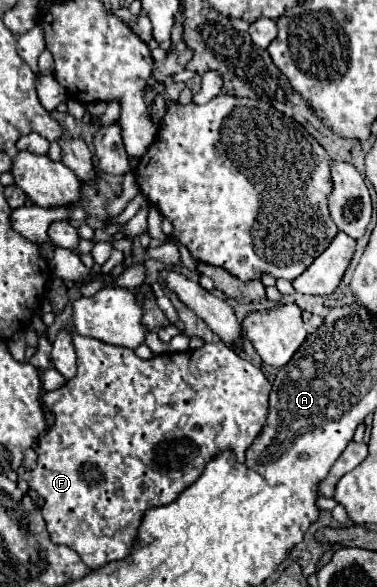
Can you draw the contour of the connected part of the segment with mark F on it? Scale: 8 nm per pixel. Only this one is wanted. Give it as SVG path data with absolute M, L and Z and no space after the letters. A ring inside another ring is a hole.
M74 334L74 348L78 354L78 370L76 376L66 380L64 386L60 386L58 390L52 392L44 392L42 394L42 402L46 404L46 408L50 412L54 412L56 422L54 426L40 438L36 454L38 454L38 464L32 470L32 478L28 482L28 486L32 490L36 490L42 498L44 498L44 506L40 508L46 526L48 526L48 534L52 538L54 544L64 544L68 548L72 548L82 562L88 568L98 568L106 562L112 560L122 560L128 556L134 540L136 540L136 530L140 526L140 520L144 516L144 512L148 508L154 506L164 506L170 504L172 500L176 500L176 496L188 488L204 470L204 466L208 464L208 460L212 460L216 454L224 452L224 450L232 450L238 458L238 462L244 462L244 452L248 450L248 446L252 444L252 440L256 438L256 434L262 430L266 416L268 416L268 394L270 394L270 382L268 378L262 374L260 368L252 366L248 360L244 360L242 356L238 356L232 348L228 348L224 342L210 342L204 344L198 350L188 350L188 352L176 352L176 354L160 354L154 356L150 360L142 360L134 354L134 350L130 348L120 348L120 346L112 346L106 342L100 342L96 338L86 338L80 334ZM186 414L190 416L188 424L184 426L184 430L176 428L178 418Z

